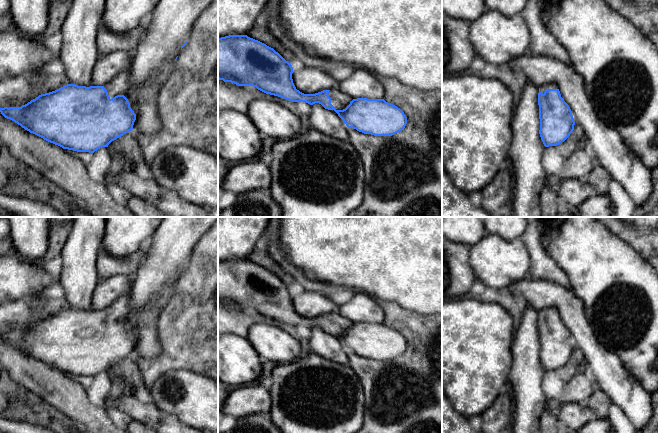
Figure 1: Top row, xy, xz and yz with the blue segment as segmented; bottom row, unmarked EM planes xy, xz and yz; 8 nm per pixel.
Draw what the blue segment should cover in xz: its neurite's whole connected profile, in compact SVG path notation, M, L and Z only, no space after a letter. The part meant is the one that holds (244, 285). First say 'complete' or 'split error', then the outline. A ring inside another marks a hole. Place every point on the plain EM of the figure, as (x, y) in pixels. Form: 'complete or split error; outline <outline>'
split error; outline M229 259L218 262L218 303L238 310L253 310L258 314L292 326L321 328L325 333L338 338L348 352L374 360L392 360L401 356L407 341L397 330L384 323L353 323L337 311L315 318L304 318L296 313L292 303L293 291L278 276L247 259Z

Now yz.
split error; outline M549 307L539 312L538 329L539 358L544 370L557 370L564 366L573 356L575 345L556 307Z

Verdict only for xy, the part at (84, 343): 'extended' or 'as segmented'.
extended

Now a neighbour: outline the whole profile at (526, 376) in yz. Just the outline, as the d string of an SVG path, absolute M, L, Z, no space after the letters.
M526 304L511 346L509 382L514 392L513 433L541 433L540 418L546 408L541 364L539 311Z

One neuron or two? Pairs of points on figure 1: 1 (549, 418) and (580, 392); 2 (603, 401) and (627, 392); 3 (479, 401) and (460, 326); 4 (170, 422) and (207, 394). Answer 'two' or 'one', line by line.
1: one
2: two
3: one
4: two

